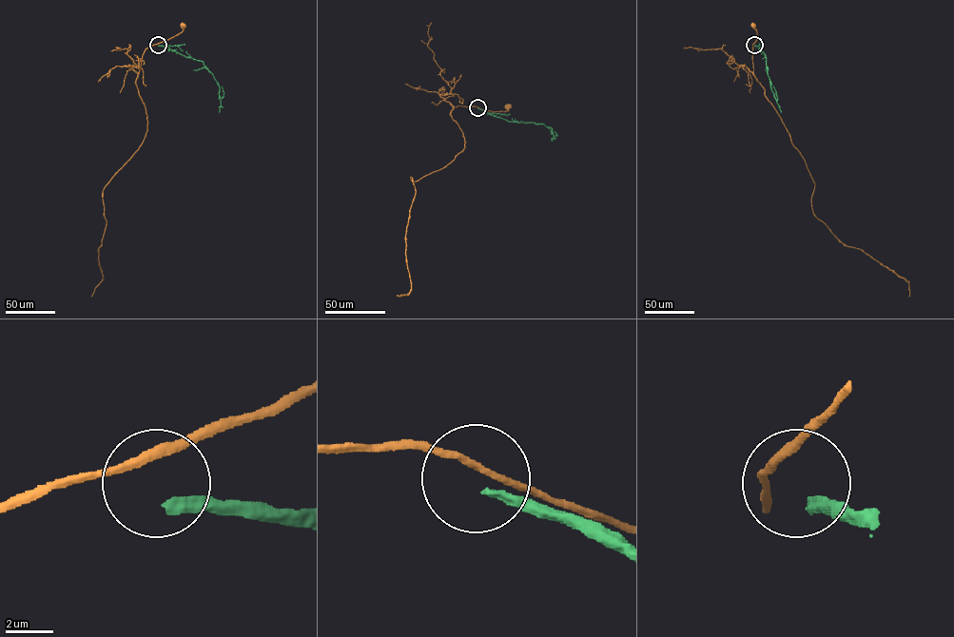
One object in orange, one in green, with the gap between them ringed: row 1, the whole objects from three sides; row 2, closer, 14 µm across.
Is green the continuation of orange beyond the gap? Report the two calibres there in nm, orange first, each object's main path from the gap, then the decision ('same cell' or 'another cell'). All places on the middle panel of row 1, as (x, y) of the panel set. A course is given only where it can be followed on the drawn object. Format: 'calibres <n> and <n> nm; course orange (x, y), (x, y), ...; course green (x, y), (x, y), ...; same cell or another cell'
calibres 360 and 360 nm; course orange (477, 107), (496, 111), (508, 110), (508, 106); course green (478, 108), (512, 122), (544, 124), (552, 128), (554, 136), (557, 134), (554, 131); another cell

